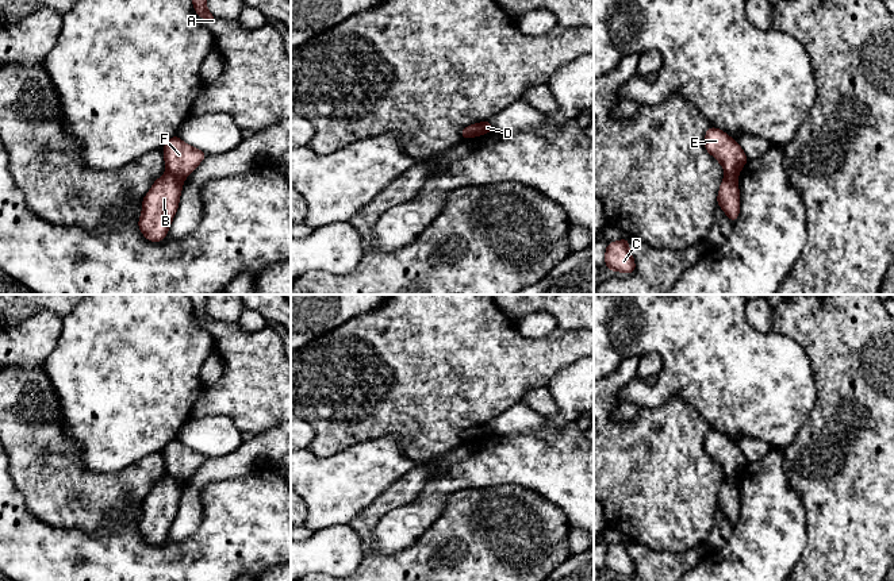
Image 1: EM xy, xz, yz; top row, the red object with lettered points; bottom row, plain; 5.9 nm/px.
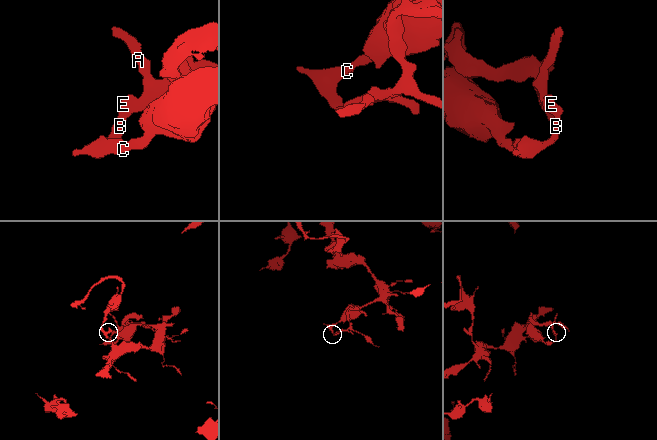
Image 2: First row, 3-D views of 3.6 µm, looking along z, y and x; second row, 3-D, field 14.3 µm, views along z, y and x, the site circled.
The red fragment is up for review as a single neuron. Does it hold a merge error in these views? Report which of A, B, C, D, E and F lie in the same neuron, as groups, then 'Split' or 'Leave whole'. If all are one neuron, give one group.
Groups: A D E F / B C. Split

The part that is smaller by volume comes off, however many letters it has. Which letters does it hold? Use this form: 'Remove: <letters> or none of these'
Remove: A, D, E, F

